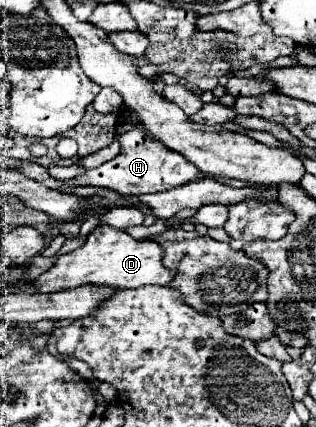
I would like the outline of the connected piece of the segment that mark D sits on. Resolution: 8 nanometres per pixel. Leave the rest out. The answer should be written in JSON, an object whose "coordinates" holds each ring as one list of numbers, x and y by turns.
{"coordinates":[[104,224,88,236,88,242,82,248,76,248,74,252,58,256,54,260,54,266,48,272,40,274,34,284,36,284,36,292,44,292,44,294,70,290,84,284,112,286,120,290,140,288,146,284,168,286,174,274,170,274,170,270,166,270,160,260,162,260,162,246,156,246,156,242,134,240,124,230]]}

